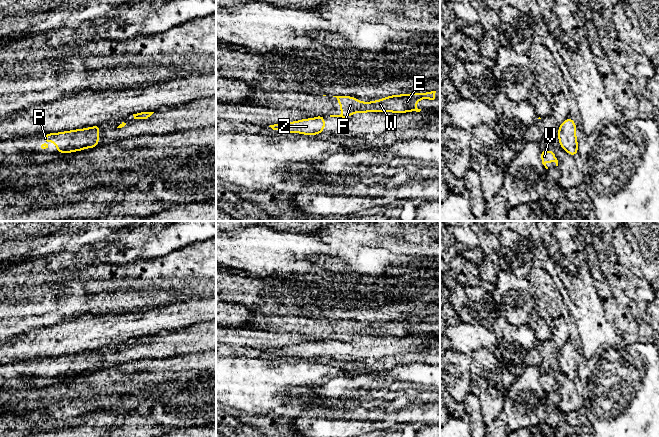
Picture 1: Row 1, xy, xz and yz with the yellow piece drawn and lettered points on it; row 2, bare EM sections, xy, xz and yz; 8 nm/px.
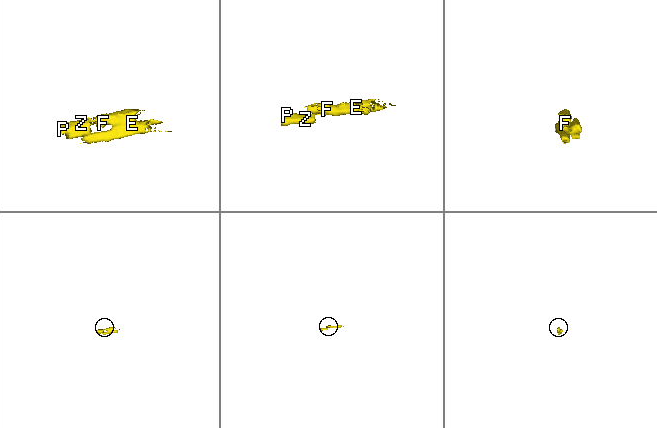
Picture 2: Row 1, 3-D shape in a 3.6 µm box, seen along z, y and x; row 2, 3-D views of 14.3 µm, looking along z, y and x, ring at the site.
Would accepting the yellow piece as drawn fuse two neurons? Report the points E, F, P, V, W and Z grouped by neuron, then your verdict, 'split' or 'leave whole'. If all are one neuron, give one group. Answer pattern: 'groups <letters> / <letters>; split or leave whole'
groups E F V W / P Z; split

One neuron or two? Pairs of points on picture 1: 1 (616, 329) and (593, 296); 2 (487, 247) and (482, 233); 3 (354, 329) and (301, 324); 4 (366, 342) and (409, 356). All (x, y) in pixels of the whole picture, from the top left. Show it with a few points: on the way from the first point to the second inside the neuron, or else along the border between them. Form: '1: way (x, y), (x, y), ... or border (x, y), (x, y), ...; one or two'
1: way (608, 321), (598, 311), (596, 304); one
2: way (487, 244), (484, 236); one
3: way (341, 329), (314, 328); one
4: way (377, 346), (387, 351), (398, 351); one

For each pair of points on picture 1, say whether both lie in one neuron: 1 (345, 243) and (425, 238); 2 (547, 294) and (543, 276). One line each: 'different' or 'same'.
1: same
2: same

